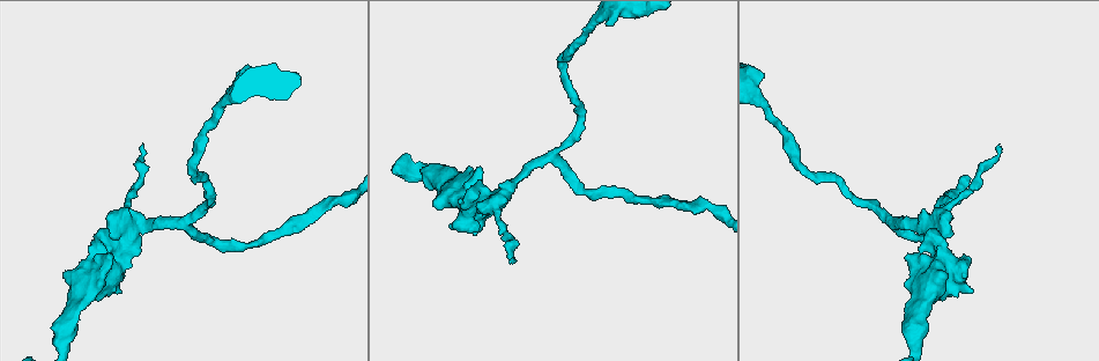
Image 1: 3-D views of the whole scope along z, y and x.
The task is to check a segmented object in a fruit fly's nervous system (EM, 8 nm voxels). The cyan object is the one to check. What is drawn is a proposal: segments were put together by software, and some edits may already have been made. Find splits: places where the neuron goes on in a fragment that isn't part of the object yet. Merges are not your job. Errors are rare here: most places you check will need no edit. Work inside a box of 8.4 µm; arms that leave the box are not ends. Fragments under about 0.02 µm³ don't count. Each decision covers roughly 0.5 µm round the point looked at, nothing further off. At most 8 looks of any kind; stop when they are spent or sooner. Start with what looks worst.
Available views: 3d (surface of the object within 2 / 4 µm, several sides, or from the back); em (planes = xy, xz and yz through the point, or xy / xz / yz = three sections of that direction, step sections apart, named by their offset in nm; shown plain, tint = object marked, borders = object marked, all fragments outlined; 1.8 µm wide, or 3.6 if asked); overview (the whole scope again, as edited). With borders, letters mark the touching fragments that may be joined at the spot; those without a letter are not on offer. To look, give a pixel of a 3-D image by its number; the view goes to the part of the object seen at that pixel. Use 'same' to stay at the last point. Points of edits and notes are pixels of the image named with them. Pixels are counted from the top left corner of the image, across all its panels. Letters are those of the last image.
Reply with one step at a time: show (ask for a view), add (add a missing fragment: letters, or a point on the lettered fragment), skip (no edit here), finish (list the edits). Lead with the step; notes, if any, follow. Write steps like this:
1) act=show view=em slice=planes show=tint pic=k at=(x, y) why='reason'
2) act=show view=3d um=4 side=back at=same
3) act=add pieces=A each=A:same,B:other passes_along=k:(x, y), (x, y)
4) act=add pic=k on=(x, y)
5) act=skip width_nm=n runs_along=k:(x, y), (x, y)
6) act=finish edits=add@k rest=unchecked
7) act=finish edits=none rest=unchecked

act=show view=em slice=planes show=borders pic=1 at=(551, 155) why='side arm on a straight run'

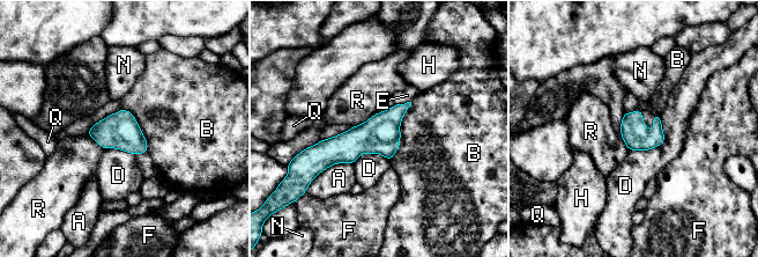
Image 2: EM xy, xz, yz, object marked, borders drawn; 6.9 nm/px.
act=skip each=A:other,B:other,D:other,E:other,F:other,H:other,N:other,Q:other,R:other border=2:(377, 111), (365, 120), (353, 126) found='none of them fits'

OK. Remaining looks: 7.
act=show view=3d um=4 pic=1 at=(512, 257) why='branch stops here'

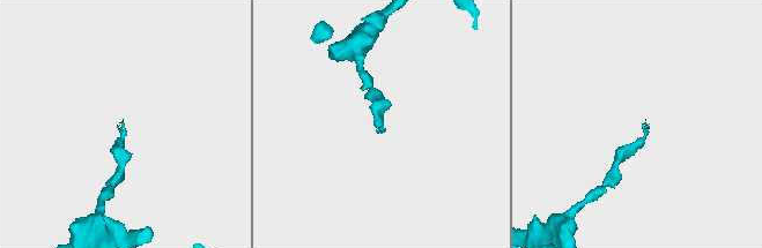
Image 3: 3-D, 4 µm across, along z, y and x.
act=show view=em slice=planes show=borders pic=3 at=(383, 127) why='now the EM'

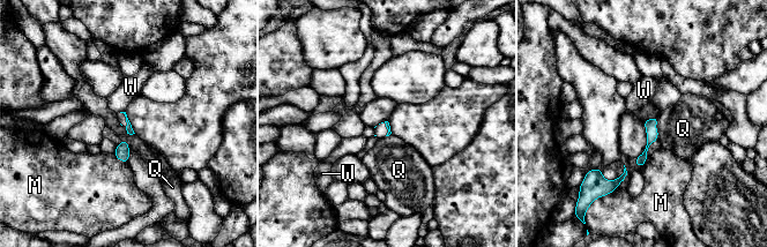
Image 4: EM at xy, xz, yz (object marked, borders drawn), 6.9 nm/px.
act=skip longest_contact=Q:150nm each=M:other,Q:other,W:other border=4:(657, 118), (658, 139) found='none of them fits'

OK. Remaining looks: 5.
act=show view=3d um=4 side=back pic=1 at=(918, 317) why='sudden change in width'

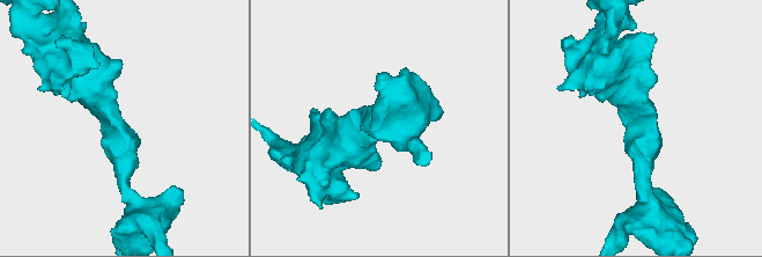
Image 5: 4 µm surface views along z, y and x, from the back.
act=show view=em slice=planes show=borders pic=5 at=(639, 127) arm_widths_nm=280,550

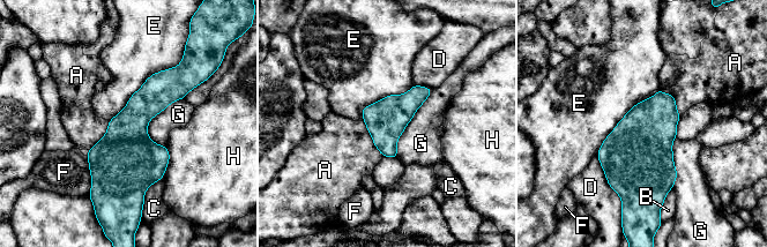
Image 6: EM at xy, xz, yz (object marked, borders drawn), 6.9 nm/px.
act=skip longest_contact=E:650nm each=A:other,B:other,C:other,D:other,E:other,F:other,G:other,H:other border=6:(432, 88), (400, 136), (396, 157) found='none of them fits'

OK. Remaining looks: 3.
act=finish edits=none rest=unchecked

